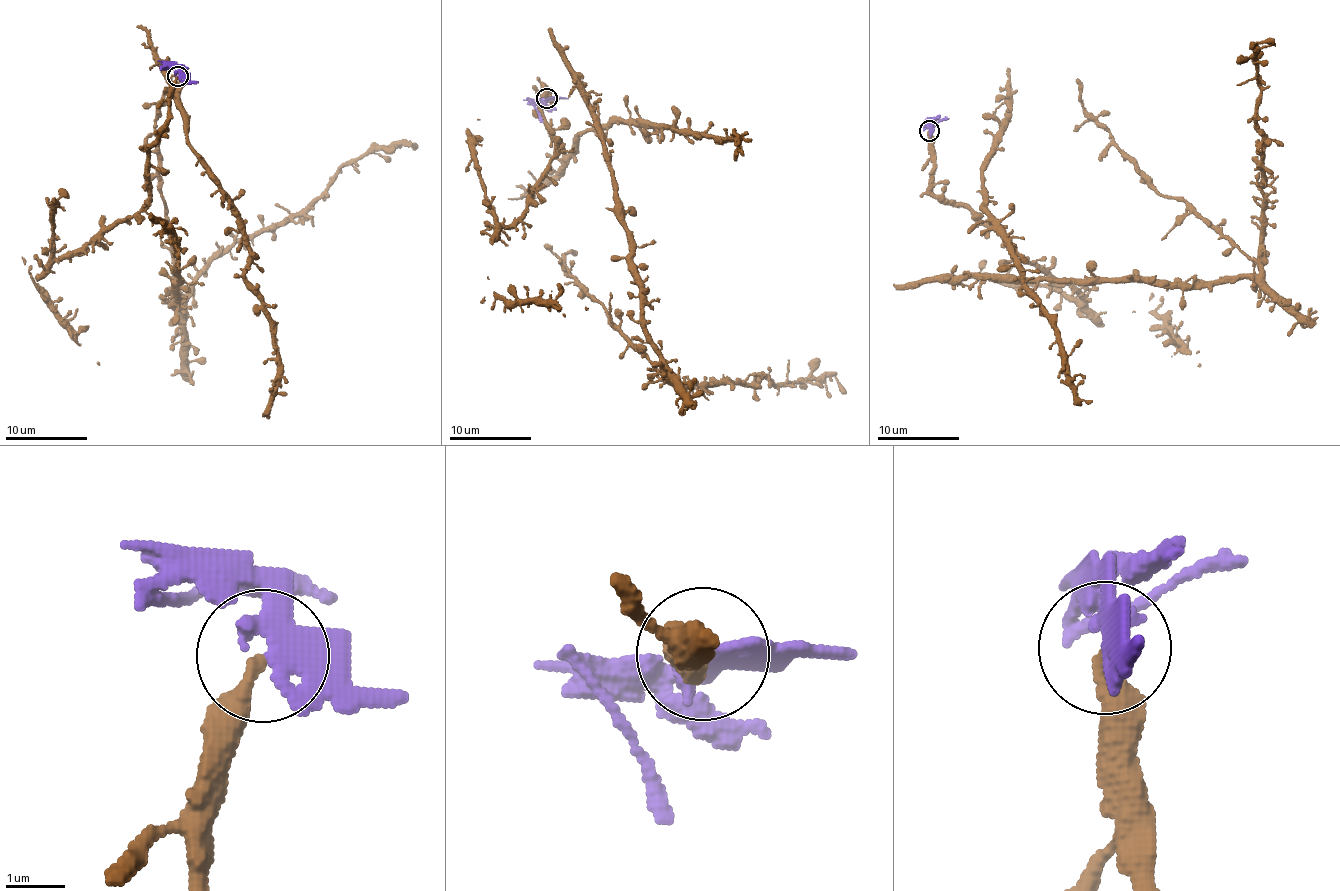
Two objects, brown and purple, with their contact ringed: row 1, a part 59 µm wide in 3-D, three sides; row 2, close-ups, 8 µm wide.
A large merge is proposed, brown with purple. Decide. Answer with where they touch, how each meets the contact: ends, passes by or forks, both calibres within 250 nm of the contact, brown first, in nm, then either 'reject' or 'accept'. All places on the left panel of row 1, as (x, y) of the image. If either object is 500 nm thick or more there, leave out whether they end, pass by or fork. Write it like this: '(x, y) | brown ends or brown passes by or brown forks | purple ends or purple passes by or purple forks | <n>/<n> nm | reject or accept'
(178, 76) | brown ends | purple forks | 280/280 nm | reject

